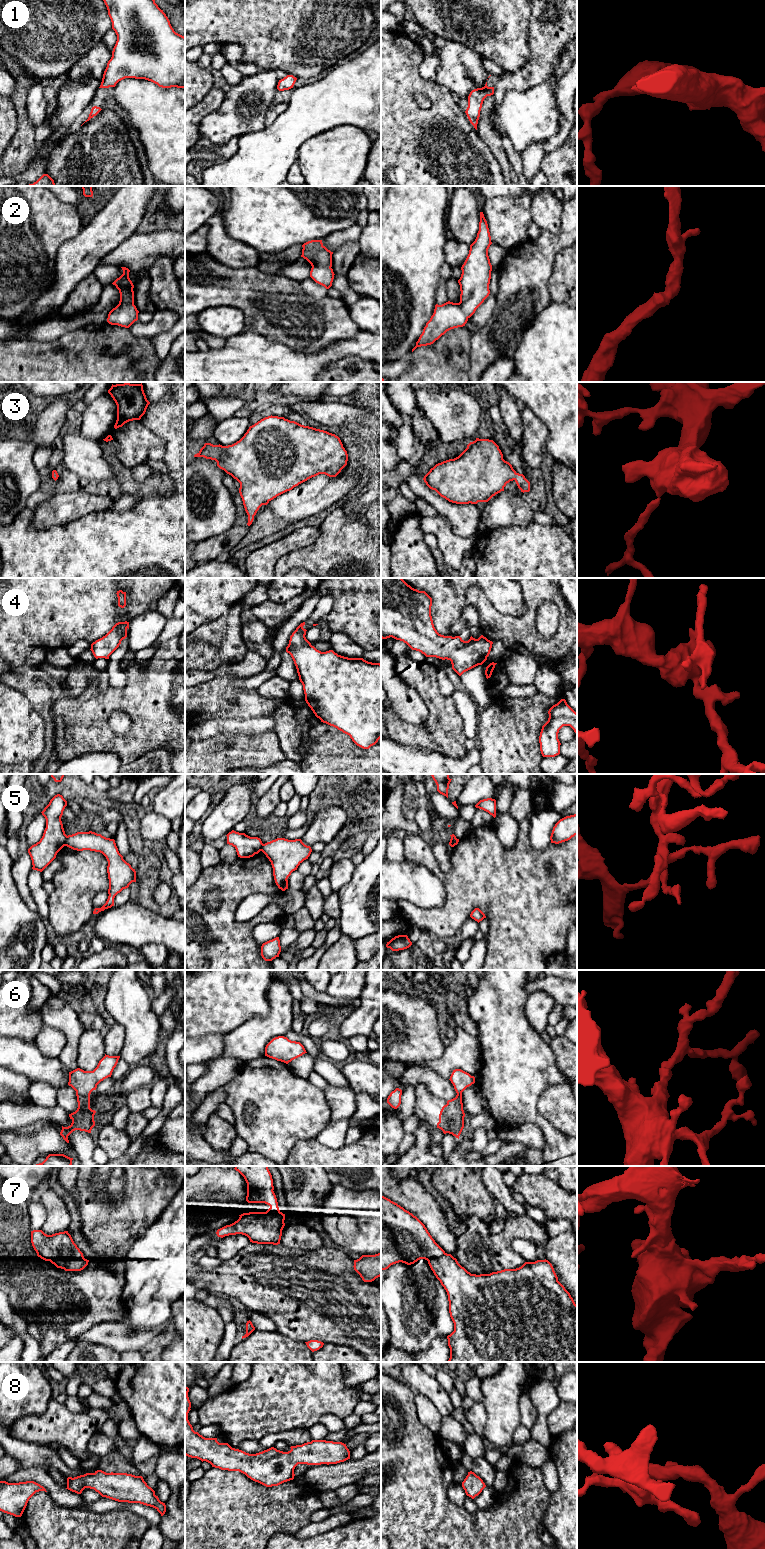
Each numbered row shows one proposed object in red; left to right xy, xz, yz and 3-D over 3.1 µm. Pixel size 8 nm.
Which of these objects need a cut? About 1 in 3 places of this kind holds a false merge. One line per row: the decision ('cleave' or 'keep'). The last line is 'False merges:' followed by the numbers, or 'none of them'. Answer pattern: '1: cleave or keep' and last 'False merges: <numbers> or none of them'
1: keep
2: keep
3: keep
4: keep
5: keep
6: keep
7: keep
8: keep
False merges: none of them

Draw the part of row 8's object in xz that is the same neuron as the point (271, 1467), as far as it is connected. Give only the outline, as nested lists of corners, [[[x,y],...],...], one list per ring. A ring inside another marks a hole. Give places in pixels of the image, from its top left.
[[[185,1387],[185,1455],[206,1461],[212,1467],[221,1470],[239,1471],[251,1480],[266,1487],[278,1486],[294,1479],[294,1469],[298,1464],[321,1465],[337,1464],[350,1459],[350,1451],[346,1444],[326,1440],[312,1440],[302,1445],[291,1446],[291,1450],[283,1452],[271,1447],[256,1454],[249,1454],[232,1448],[228,1443],[219,1443],[217,1438],[205,1438],[193,1430],[188,1420],[191,1402],[188,1397],[189,1388]]]

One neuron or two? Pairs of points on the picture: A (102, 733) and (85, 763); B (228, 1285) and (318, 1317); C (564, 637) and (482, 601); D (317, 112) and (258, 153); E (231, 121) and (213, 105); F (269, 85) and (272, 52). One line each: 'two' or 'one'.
A: two
B: one
C: one
D: one
E: two
F: two

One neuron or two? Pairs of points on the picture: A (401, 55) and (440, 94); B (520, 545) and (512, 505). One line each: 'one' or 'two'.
A: one
B: two

